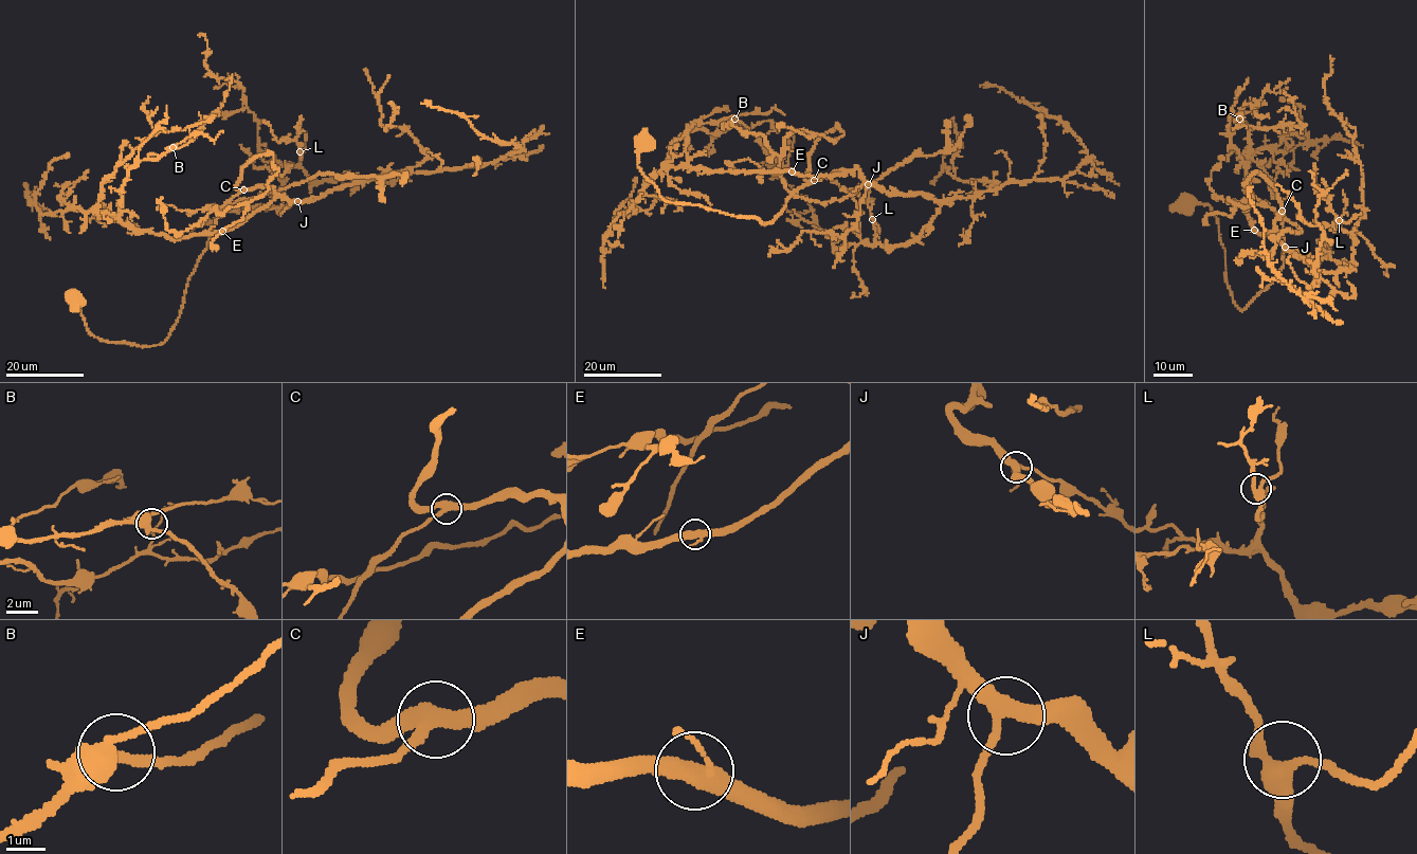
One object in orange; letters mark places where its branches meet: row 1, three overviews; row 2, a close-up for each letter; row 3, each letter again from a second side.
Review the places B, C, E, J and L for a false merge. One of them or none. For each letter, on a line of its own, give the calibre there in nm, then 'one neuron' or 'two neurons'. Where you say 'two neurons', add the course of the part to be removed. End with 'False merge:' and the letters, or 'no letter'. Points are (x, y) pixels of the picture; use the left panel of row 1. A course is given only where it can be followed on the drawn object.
B: 400 nm | one neuron
C: 360 nm | one neuron
E: 360 nm | one neuron
J: 360 nm | one neuron
L: 360 nm | one neuron
False merge: no letter

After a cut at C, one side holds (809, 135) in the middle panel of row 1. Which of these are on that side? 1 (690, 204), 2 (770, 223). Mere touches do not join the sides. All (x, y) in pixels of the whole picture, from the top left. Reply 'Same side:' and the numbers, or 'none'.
Same side: none

